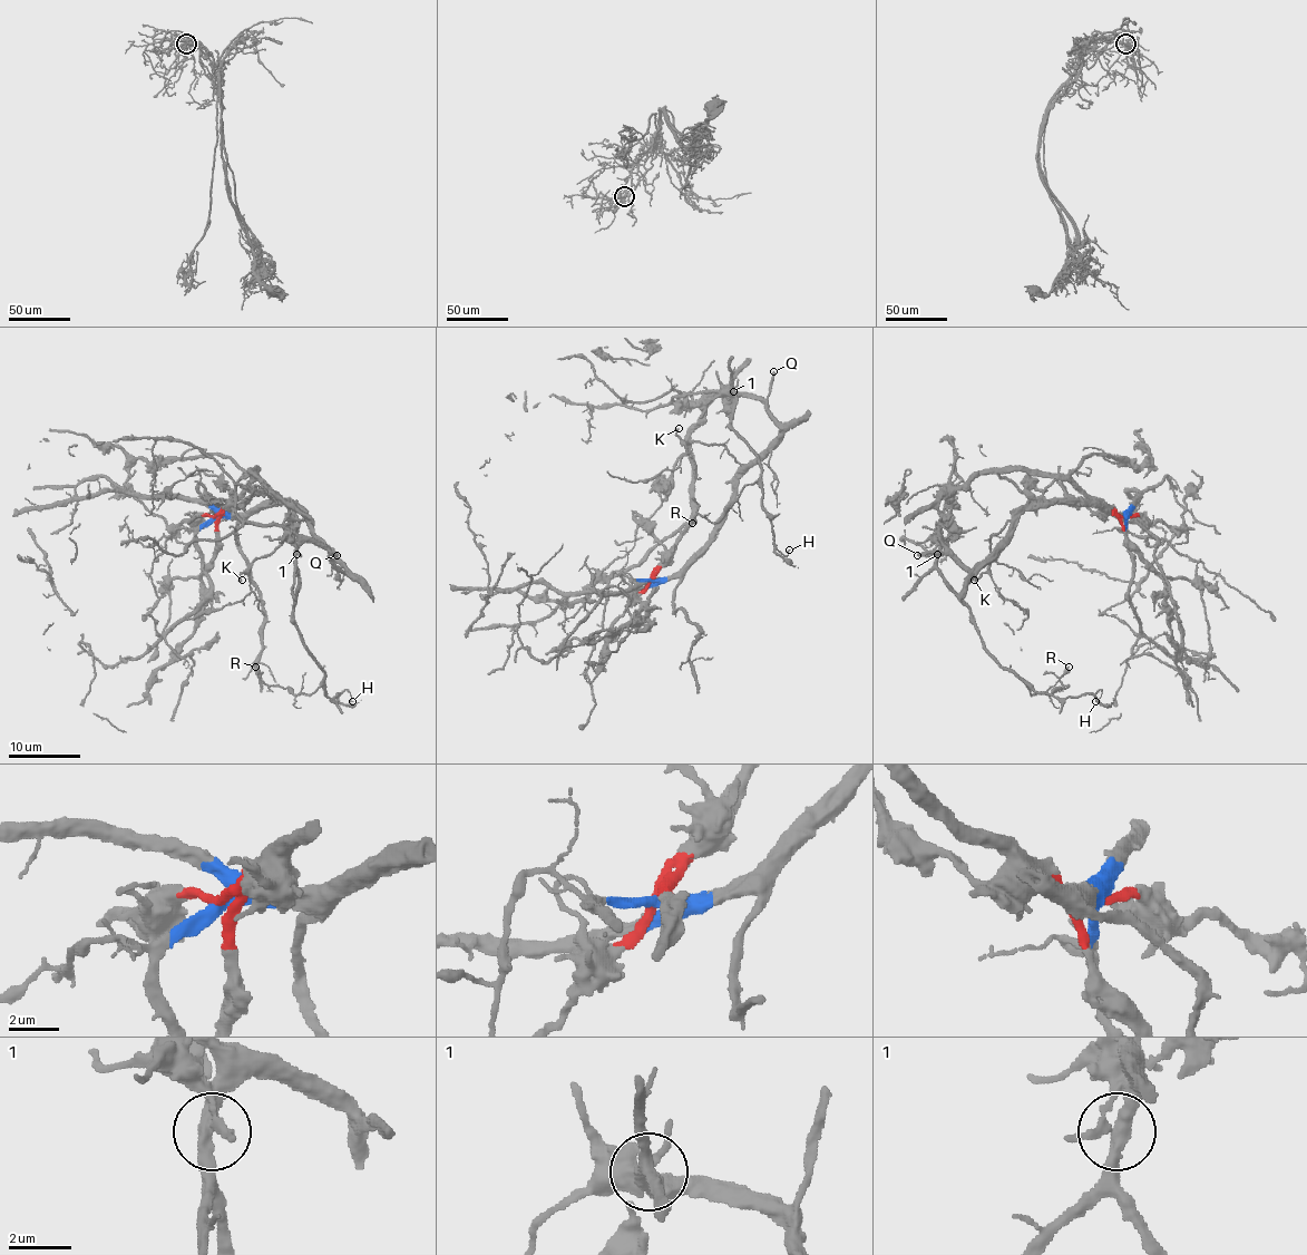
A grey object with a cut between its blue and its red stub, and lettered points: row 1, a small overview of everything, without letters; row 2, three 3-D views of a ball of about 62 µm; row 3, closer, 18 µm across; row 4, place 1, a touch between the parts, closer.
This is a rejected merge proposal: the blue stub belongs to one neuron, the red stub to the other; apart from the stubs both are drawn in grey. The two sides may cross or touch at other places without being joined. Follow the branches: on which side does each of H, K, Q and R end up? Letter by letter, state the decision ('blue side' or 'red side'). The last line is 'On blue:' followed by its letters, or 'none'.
H: blue side
K: blue side
Q: blue side
R: blue side
On blue: H, K, Q, R

